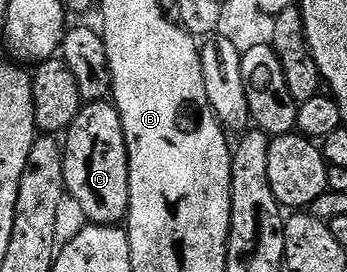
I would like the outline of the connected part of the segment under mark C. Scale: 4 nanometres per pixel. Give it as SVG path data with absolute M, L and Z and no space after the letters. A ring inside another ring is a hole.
M108 100L88 102L68 127L64 150L64 187L67 195L84 211L84 220L93 224L119 225L128 215L130 170L122 118Z

